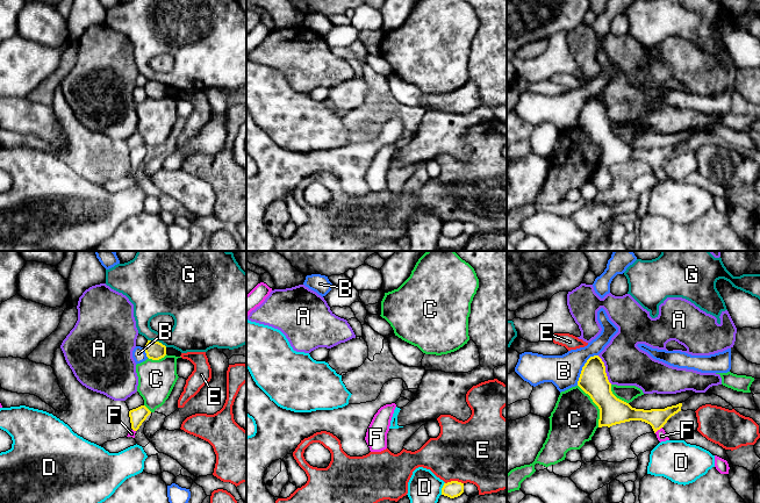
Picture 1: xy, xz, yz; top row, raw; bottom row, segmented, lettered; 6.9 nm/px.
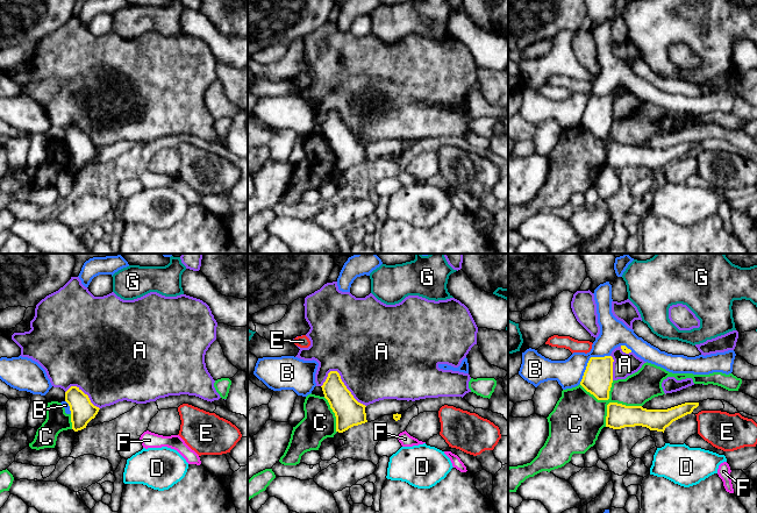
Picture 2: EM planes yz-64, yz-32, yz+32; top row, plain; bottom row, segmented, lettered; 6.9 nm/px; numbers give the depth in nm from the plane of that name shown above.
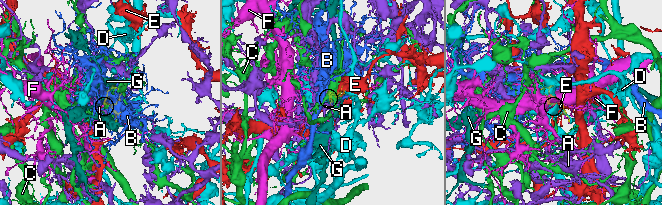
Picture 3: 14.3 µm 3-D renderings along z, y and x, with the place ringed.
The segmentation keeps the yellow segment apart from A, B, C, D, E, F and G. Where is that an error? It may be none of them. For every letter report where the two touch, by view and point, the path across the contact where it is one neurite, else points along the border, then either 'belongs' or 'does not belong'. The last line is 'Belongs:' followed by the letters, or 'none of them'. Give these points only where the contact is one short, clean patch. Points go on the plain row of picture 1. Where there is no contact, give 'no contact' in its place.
A: meets yellow in yz at (604, 109); does not belong
B: meets yellow in yz at (582, 107); does not belong
C: meets yellow in yz at (596, 144); does not belong
D: meets yellow in xz at (442, 228); does not belong
E: meets yellow in xz at (453, 221); does not belong
F: meets yellow in yz at (658, 169); runs through yz (657, 158), (658, 169), (661, 175); belongs
G: meets yellow in xy at (157, 81); does not belong
Belongs: F

